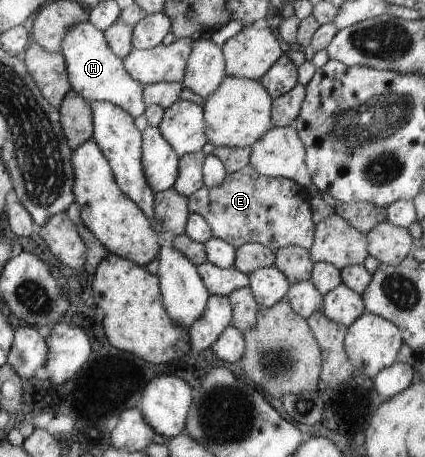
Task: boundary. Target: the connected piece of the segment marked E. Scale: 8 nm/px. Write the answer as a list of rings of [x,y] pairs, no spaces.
[[[249,164],[234,173],[227,173],[225,180],[218,187],[203,186],[195,194],[188,196],[188,209],[190,213],[200,214],[208,222],[213,237],[232,244],[236,249],[243,247],[245,243],[259,243],[273,252],[289,245],[310,249],[314,243],[313,230],[316,230],[309,208],[310,194],[307,188],[294,180],[265,176]]]

